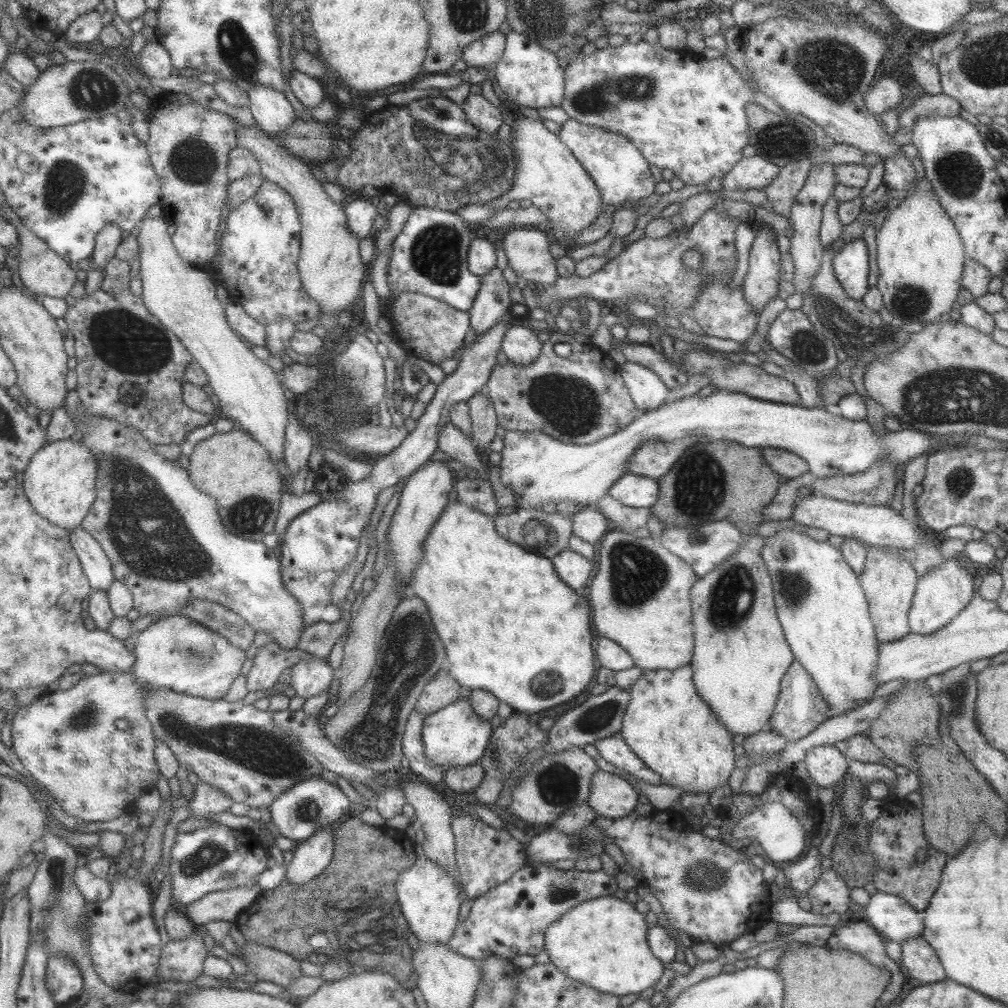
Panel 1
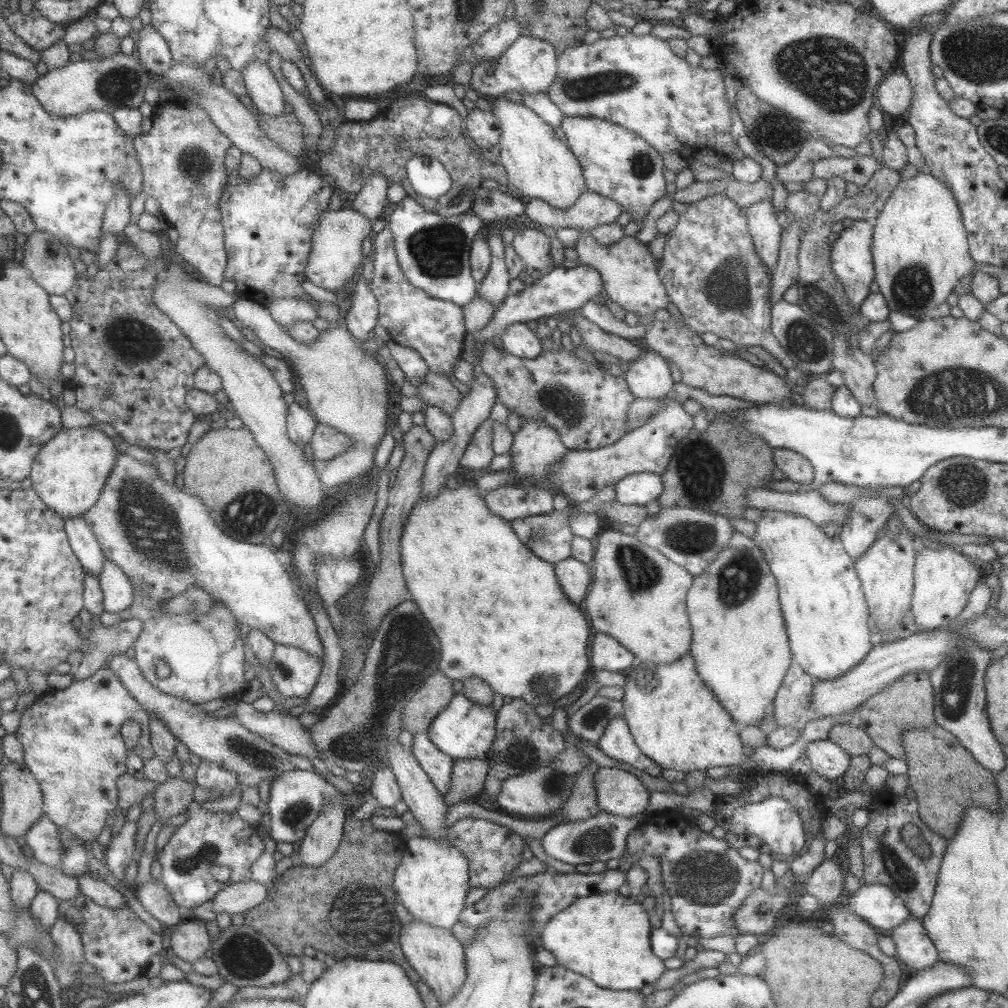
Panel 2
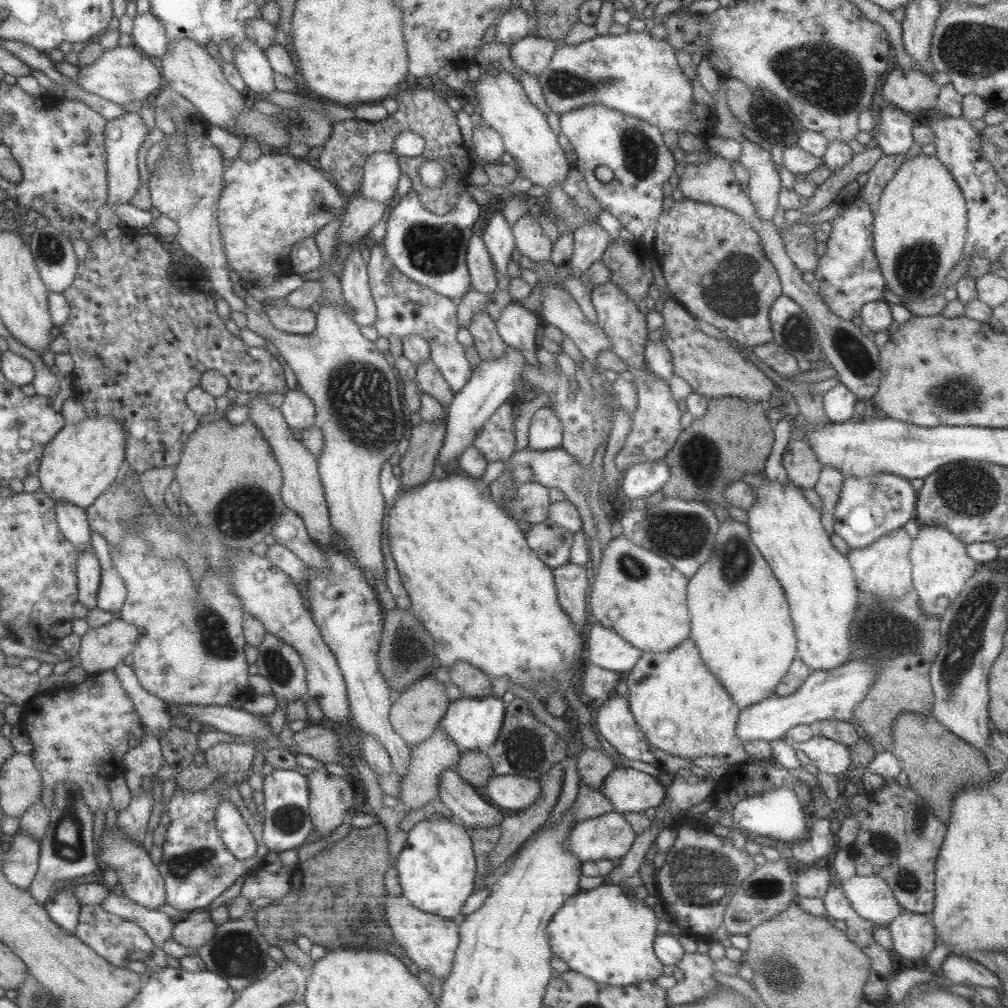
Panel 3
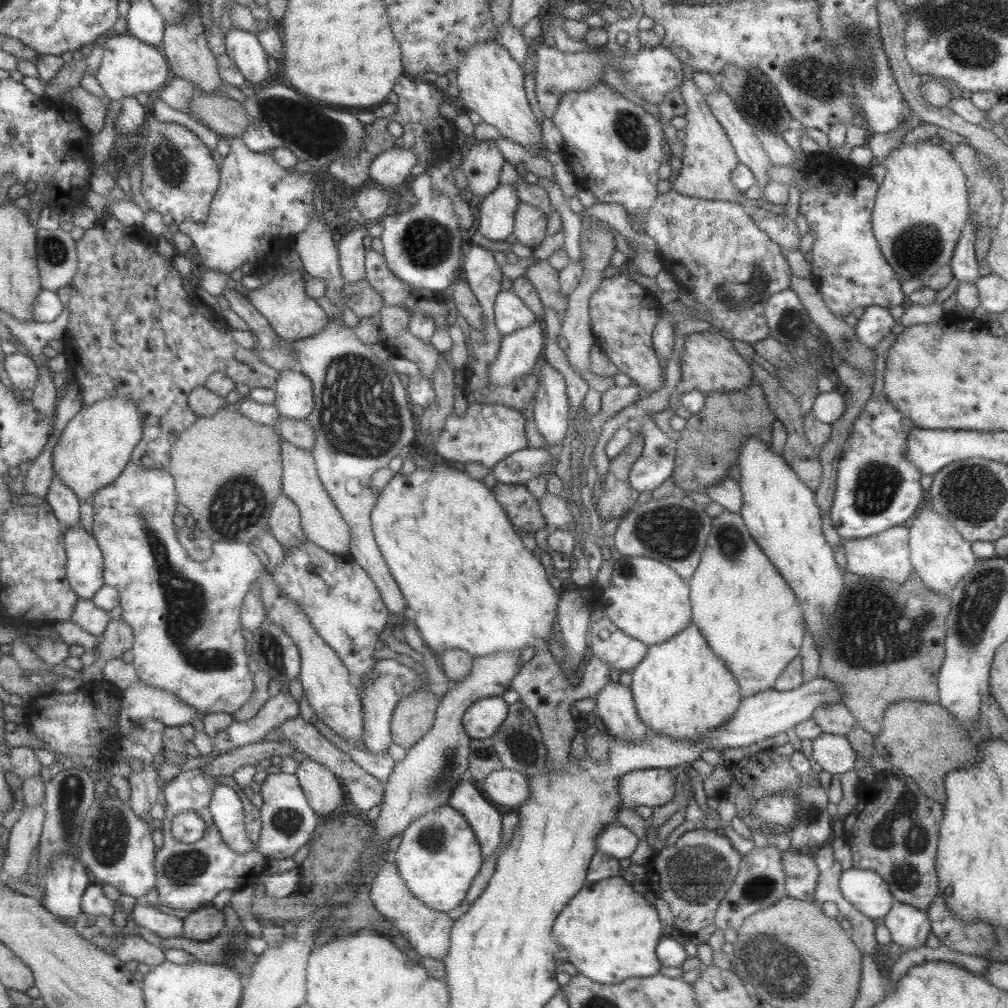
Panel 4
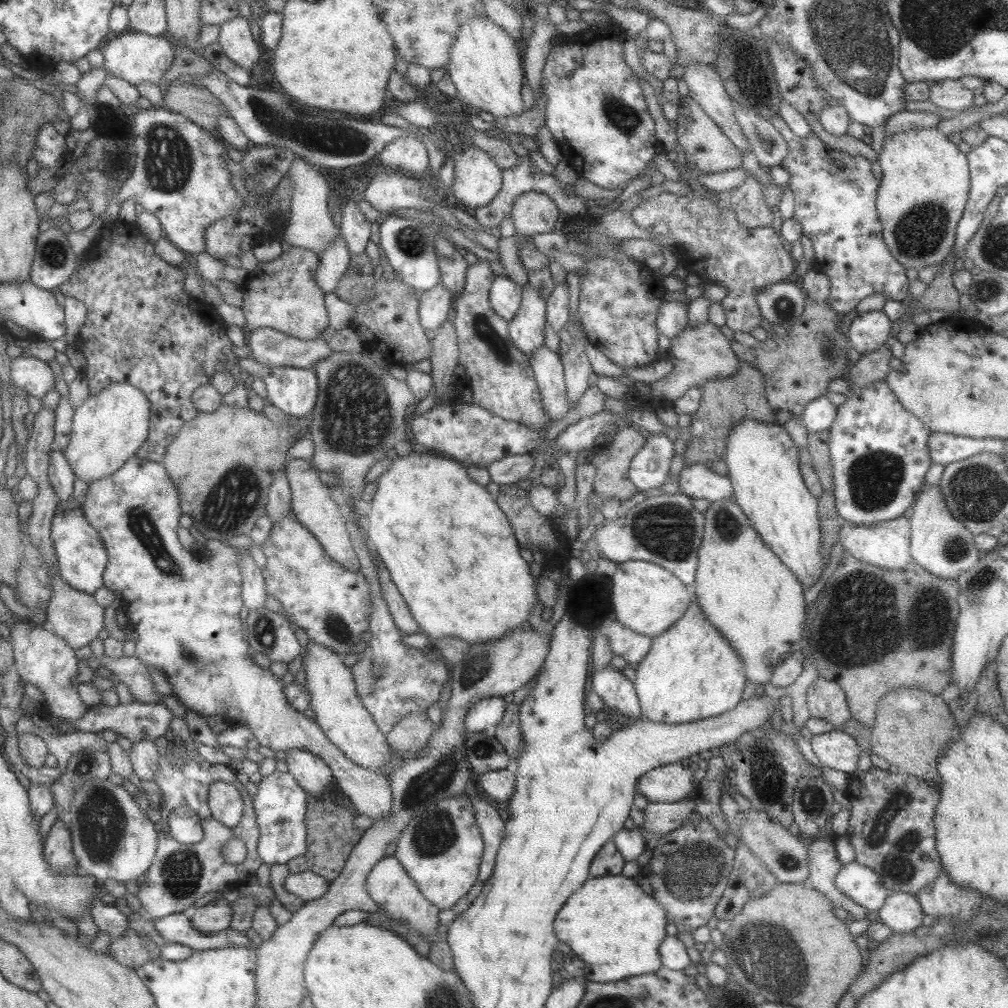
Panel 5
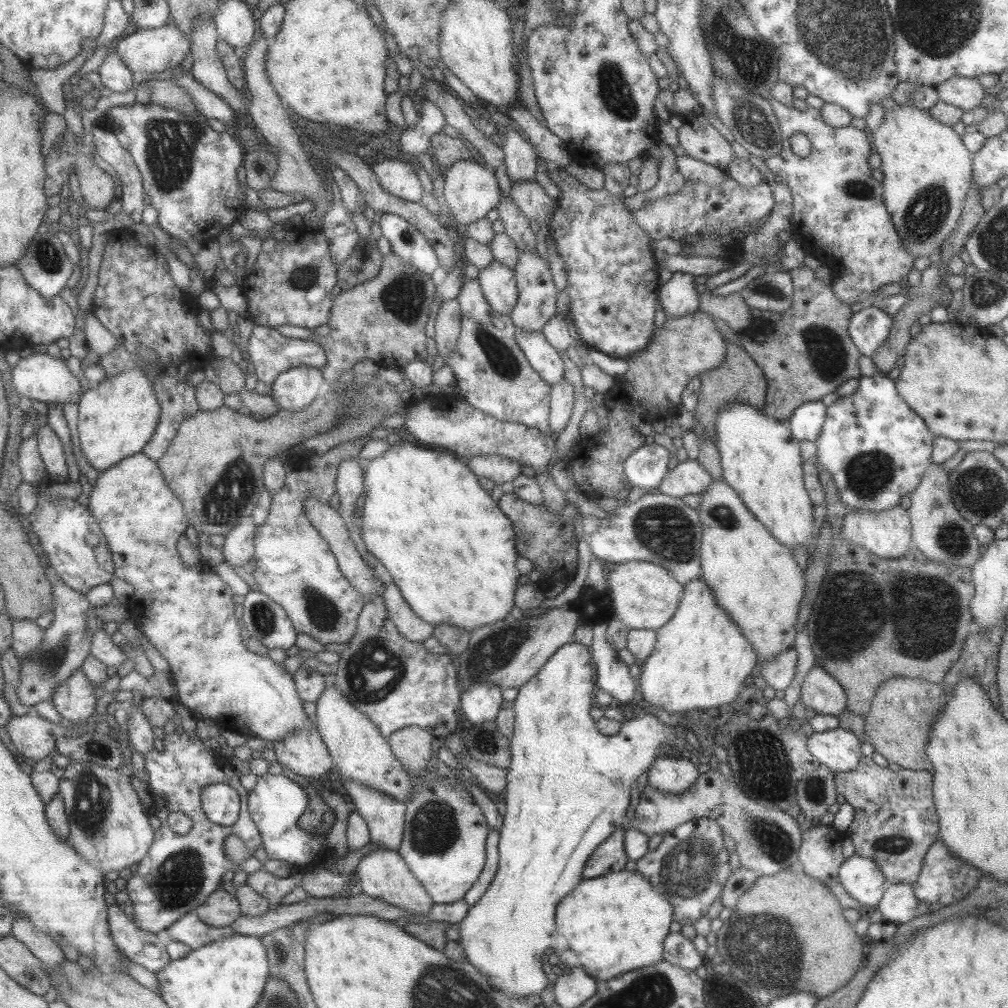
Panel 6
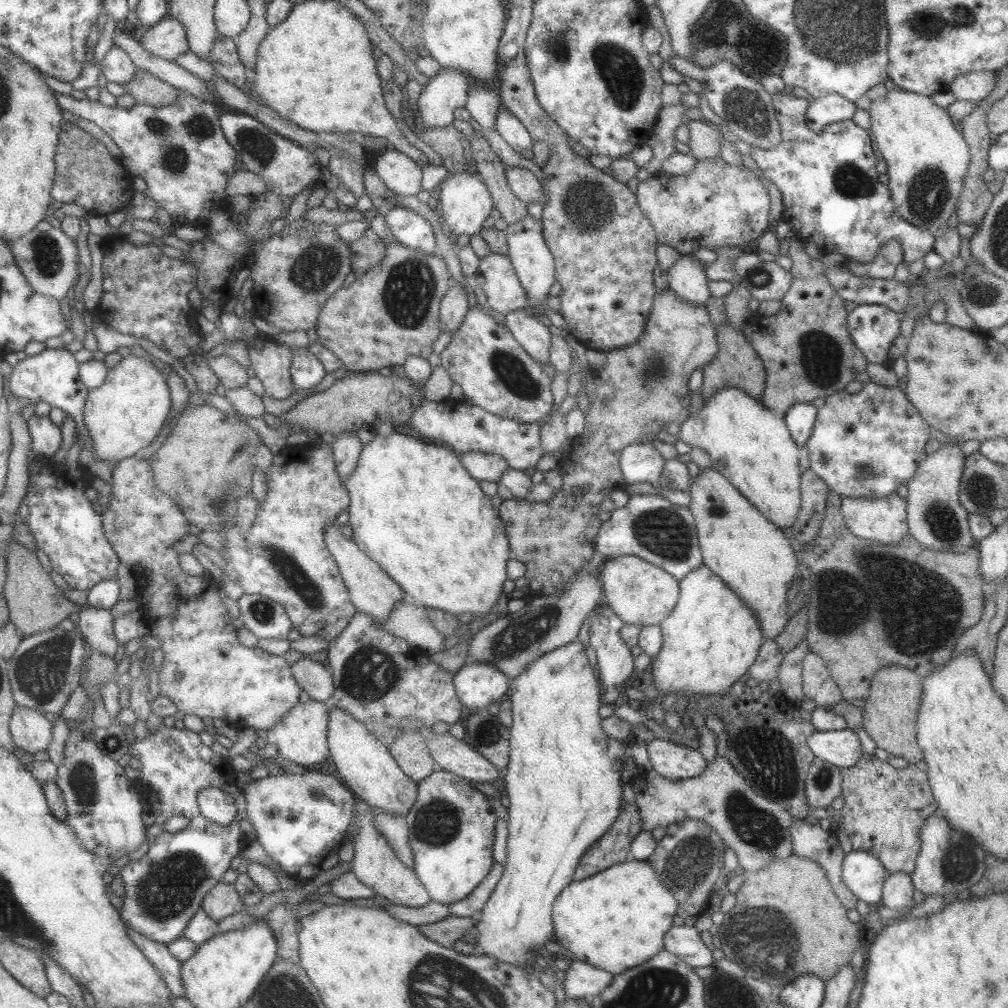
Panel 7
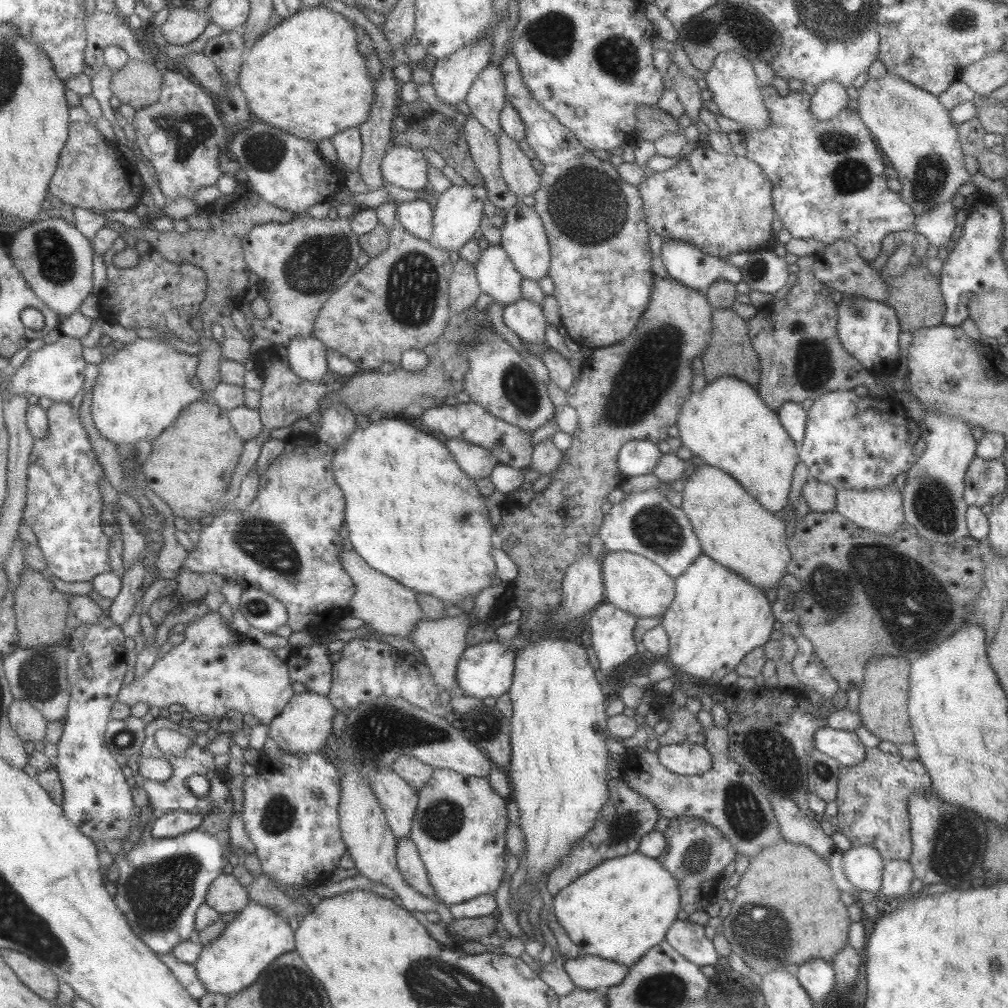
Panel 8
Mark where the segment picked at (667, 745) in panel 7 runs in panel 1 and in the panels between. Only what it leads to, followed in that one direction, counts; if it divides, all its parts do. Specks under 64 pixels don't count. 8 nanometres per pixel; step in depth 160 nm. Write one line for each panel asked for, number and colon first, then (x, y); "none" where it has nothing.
1: (610, 797)
2: (620, 793)
3: (629, 791)
4: (649, 787)
5: (671, 782)
6: (669, 775)

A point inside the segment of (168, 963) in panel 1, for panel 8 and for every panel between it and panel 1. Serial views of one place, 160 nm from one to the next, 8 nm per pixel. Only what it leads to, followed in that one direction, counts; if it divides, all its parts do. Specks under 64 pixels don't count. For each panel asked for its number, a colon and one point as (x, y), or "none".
2: (188, 941)
3: (193, 930)
4: (204, 923)
5: (214, 917)
6: (219, 909)
7: (221, 901)
8: (225, 894)

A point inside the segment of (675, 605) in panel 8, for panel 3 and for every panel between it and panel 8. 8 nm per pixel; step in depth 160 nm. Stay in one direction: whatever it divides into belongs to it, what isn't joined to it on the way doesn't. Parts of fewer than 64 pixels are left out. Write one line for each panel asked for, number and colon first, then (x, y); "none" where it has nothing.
3: (681, 708)
4: (680, 689)
5: (690, 673)
6: (700, 659)
7: (710, 638)

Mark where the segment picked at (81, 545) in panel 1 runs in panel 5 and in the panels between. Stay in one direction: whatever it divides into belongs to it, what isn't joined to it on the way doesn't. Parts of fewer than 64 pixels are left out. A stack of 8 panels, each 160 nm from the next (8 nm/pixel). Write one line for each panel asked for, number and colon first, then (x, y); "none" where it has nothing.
2: (83, 543)
3: (71, 520)
4: (64, 504)
5: (60, 476)

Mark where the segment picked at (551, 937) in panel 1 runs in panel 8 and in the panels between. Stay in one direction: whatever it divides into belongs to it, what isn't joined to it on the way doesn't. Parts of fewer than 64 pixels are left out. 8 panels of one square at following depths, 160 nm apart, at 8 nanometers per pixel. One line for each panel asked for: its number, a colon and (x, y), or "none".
2: (605, 937)
3: (602, 935)
4: (610, 933)
5: (611, 925)
6: (615, 923)
7: (614, 919)
8: (617, 910)

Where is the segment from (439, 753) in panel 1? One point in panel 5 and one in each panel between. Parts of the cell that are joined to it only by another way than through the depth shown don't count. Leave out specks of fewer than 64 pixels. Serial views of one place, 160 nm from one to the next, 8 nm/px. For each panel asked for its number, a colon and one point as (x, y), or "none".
2: (462, 730)
3: (472, 724)
4: (480, 720)
5: (485, 713)

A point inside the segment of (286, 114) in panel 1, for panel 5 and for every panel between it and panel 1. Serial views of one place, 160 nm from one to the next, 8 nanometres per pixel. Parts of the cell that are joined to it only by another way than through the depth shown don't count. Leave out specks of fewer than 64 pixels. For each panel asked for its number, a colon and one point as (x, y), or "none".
2: (262, 90)
3: (253, 66)
4: (242, 47)
5: (236, 40)

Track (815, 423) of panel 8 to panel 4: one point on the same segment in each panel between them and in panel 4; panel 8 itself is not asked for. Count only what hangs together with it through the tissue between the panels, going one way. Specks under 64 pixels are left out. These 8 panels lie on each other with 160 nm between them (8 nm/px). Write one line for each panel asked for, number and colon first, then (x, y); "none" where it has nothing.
4: (876, 487)
5: (878, 451)
6: (876, 448)
7: (866, 444)

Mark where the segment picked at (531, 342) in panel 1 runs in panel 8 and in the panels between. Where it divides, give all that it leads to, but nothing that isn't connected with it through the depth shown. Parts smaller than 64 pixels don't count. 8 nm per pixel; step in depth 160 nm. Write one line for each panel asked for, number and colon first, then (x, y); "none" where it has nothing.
2: (517, 340)
3: (516, 327)
4: (510, 314)
5: (504, 297)
6: (498, 285)
7: (495, 276)
8: (497, 278)

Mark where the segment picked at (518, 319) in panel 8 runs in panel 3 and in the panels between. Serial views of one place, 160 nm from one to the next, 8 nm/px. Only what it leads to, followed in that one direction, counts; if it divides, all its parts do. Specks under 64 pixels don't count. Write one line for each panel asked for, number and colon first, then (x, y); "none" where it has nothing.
3: (545, 431)
4: (550, 408)
5: (547, 370)
6: (542, 358)
7: (528, 332)

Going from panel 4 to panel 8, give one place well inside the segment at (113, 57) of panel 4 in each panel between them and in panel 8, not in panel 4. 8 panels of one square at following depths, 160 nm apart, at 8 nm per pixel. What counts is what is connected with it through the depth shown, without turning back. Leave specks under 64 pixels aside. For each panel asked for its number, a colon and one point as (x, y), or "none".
5: (135, 57)
6: (151, 50)
7: (167, 39)
8: (182, 25)

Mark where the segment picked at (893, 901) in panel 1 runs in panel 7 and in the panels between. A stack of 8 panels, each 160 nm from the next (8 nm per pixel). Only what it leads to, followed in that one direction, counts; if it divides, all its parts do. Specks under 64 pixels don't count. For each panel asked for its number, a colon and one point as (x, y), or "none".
2: (877, 905)
3: (870, 898)
4: (868, 893)
5: (859, 883)
6: (861, 878)
7: (861, 872)

